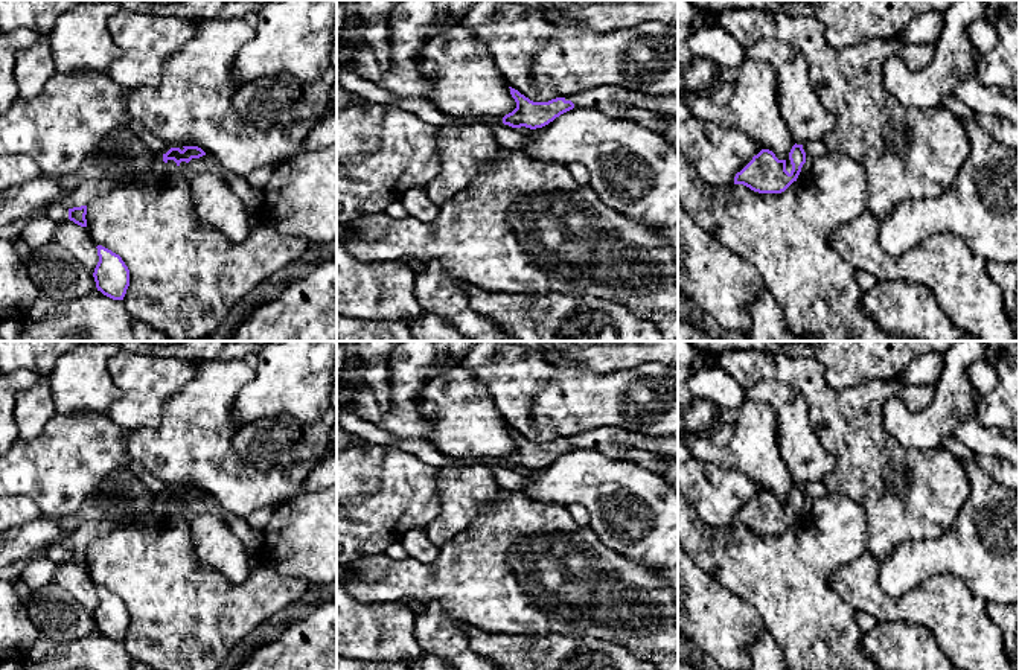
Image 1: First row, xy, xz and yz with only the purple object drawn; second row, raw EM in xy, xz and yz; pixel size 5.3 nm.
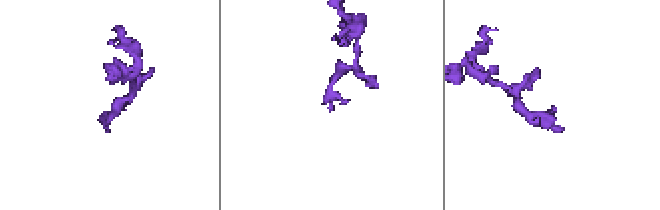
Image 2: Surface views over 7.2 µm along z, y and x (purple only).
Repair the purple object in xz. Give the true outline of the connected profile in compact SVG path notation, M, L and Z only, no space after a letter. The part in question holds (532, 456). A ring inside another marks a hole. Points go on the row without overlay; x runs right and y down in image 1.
M594 428L548 443L533 443L518 431L509 429L516 449L503 458L503 464L512 469L542 469L573 449L593 449L612 460L621 458L629 449L678 457L678 437L647 437L623 428Z

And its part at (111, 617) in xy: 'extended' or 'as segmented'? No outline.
as segmented

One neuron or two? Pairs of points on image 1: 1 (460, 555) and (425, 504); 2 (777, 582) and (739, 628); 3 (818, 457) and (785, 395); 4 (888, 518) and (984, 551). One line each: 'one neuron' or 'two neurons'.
1: two neurons
2: two neurons
3: one neuron
4: two neurons

